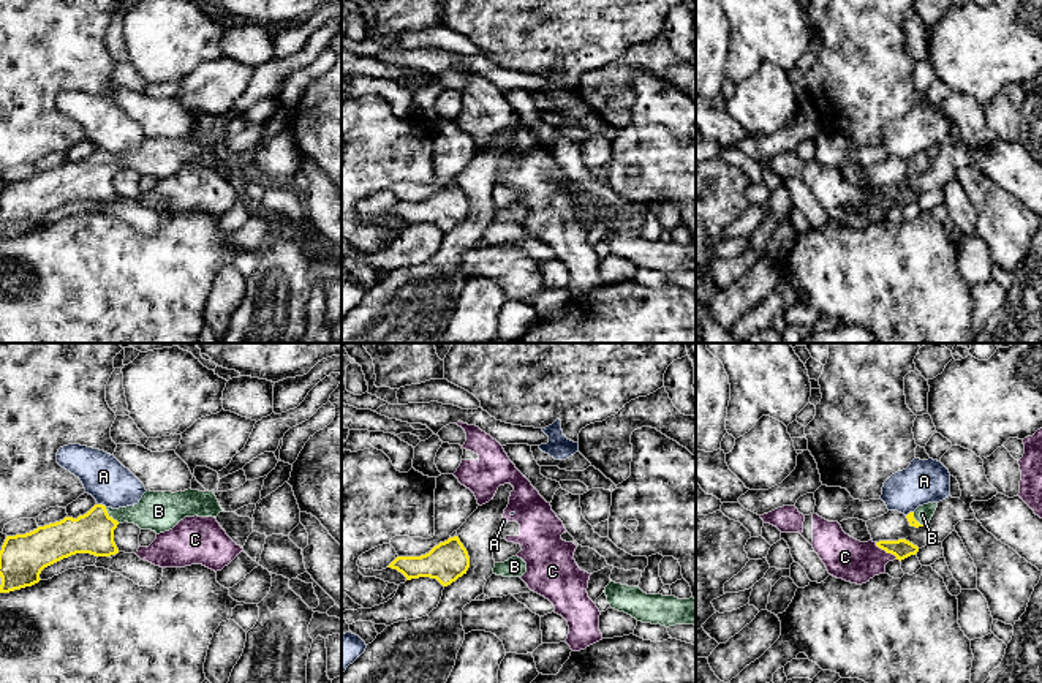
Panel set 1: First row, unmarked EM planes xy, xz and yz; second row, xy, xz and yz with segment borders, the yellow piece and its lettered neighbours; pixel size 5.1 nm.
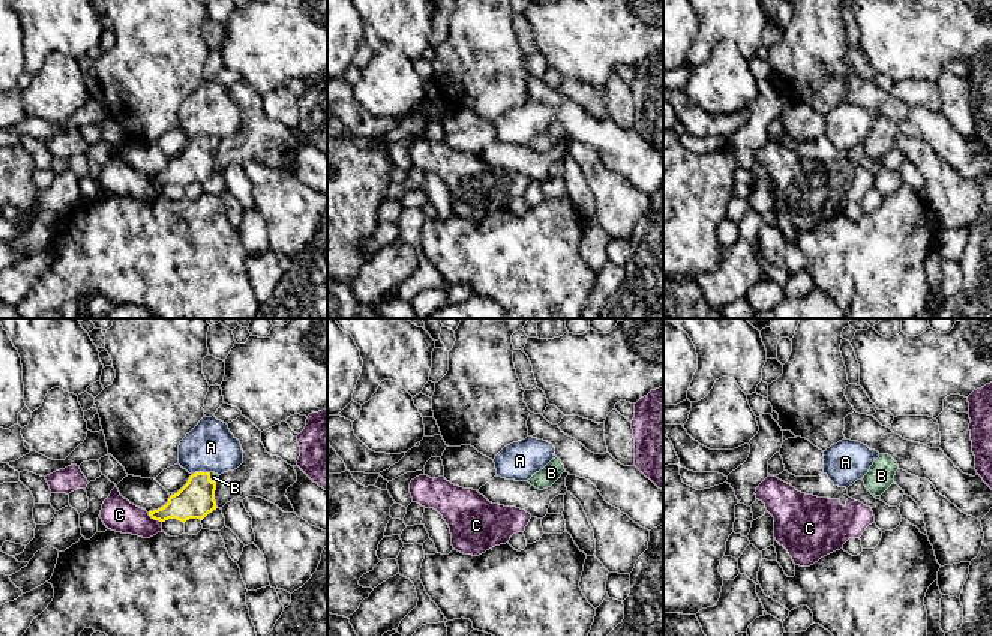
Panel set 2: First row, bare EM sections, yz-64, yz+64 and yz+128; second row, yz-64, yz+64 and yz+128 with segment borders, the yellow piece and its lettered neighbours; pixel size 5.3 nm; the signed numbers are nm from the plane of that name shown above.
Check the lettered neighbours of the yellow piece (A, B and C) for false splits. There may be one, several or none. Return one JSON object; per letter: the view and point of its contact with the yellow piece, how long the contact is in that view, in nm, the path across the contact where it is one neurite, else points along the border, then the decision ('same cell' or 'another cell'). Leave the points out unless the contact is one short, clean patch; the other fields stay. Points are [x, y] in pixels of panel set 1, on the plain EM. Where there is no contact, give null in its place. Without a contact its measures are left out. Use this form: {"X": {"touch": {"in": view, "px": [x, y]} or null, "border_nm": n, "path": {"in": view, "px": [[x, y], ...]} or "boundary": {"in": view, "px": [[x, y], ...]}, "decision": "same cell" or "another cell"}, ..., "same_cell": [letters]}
{"A": {"touch": {"in": "xy", "px": [101, 150]}, "border_nm": 50, "boundary": {"in": "xy", "px": [[98, 149], [106, 152]]}, "decision": "another cell"}, "B": {"touch": {"in": "xy", "px": [111, 163]}, "border_nm": 110, "path": {"in": "xy", "px": [[92, 179], [111, 163], [158, 157]]}, "decision": "same cell"}, "C": {"touch": {"in": "yz", "px": [886, 196]}, "border_nm": 150, "boundary": {"in": "yz", "px": [[875, 188], [897, 204]]}, "decision": "another cell"}, "same_cell": ["B"]}

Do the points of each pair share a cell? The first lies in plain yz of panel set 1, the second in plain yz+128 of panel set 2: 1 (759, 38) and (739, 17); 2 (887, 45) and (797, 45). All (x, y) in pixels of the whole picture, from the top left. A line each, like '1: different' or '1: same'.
1: same
2: same

